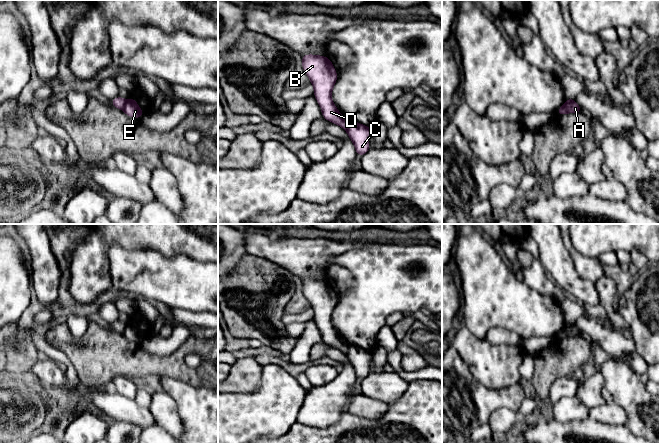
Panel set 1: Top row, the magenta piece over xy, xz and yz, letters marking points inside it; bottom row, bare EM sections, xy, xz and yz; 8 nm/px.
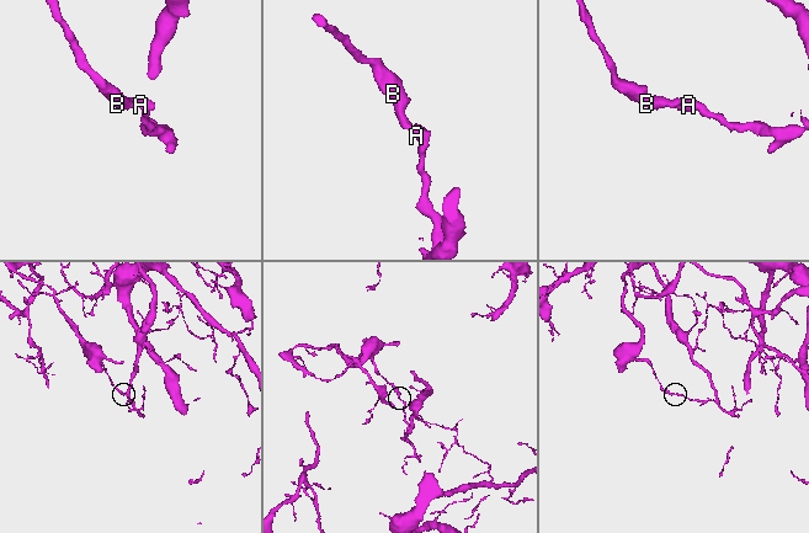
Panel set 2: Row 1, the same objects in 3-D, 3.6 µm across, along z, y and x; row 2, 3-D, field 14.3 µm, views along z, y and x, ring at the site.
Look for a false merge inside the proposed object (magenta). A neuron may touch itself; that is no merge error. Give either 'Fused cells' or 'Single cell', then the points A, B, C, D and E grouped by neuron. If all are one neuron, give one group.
Fused cells. Groups: A C E / B D

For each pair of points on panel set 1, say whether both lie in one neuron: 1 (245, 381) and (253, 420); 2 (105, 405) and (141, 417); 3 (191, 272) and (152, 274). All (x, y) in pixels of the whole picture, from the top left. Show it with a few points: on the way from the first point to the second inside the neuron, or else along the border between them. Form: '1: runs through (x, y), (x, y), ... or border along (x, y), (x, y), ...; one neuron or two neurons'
1: border along (261, 373), (259, 386), (255, 390), (228, 393); two neurons
2: runs through (114, 405), (132, 413); one neuron
3: runs through (181, 274), (162, 274); one neuron

